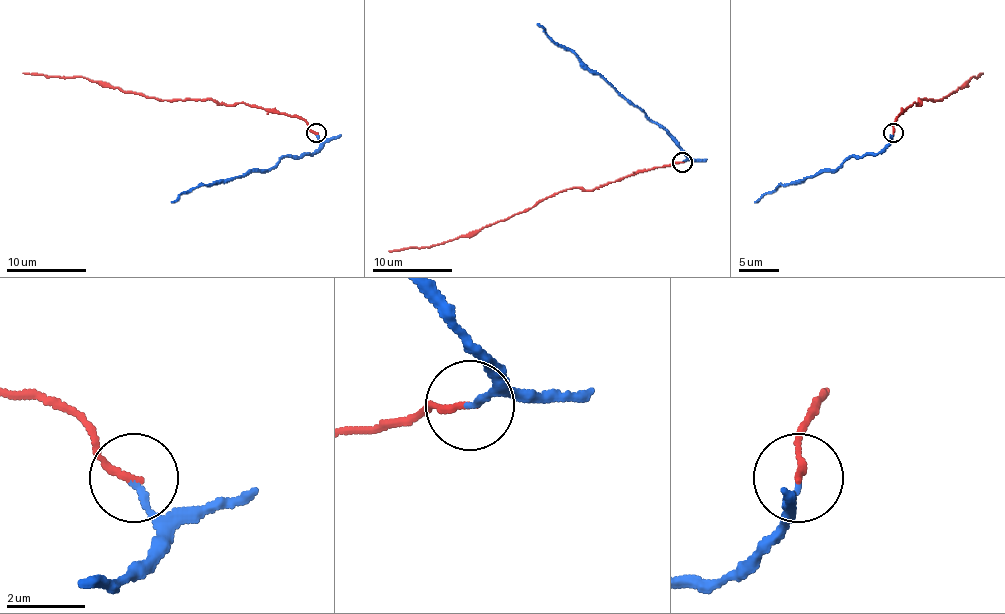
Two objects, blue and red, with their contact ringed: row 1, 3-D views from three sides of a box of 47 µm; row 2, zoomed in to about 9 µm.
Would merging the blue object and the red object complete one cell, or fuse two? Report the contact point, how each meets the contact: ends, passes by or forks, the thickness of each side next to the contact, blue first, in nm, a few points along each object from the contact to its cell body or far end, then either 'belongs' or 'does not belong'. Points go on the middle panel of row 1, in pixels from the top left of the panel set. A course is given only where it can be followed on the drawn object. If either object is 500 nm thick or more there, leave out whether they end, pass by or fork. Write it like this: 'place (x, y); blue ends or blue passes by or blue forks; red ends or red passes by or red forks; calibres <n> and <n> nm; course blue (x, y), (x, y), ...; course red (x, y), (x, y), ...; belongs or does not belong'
place (682, 162); blue ends; red ends; calibres 150 and 180 nm; course blue (682, 161), (686, 155), (678, 143), (572, 52), (558, 46), (537, 24); course red (682, 161), (672, 161), (664, 167), (640, 169), (592, 189), (570, 187), (453, 239), (429, 247), (389, 251); belongs

